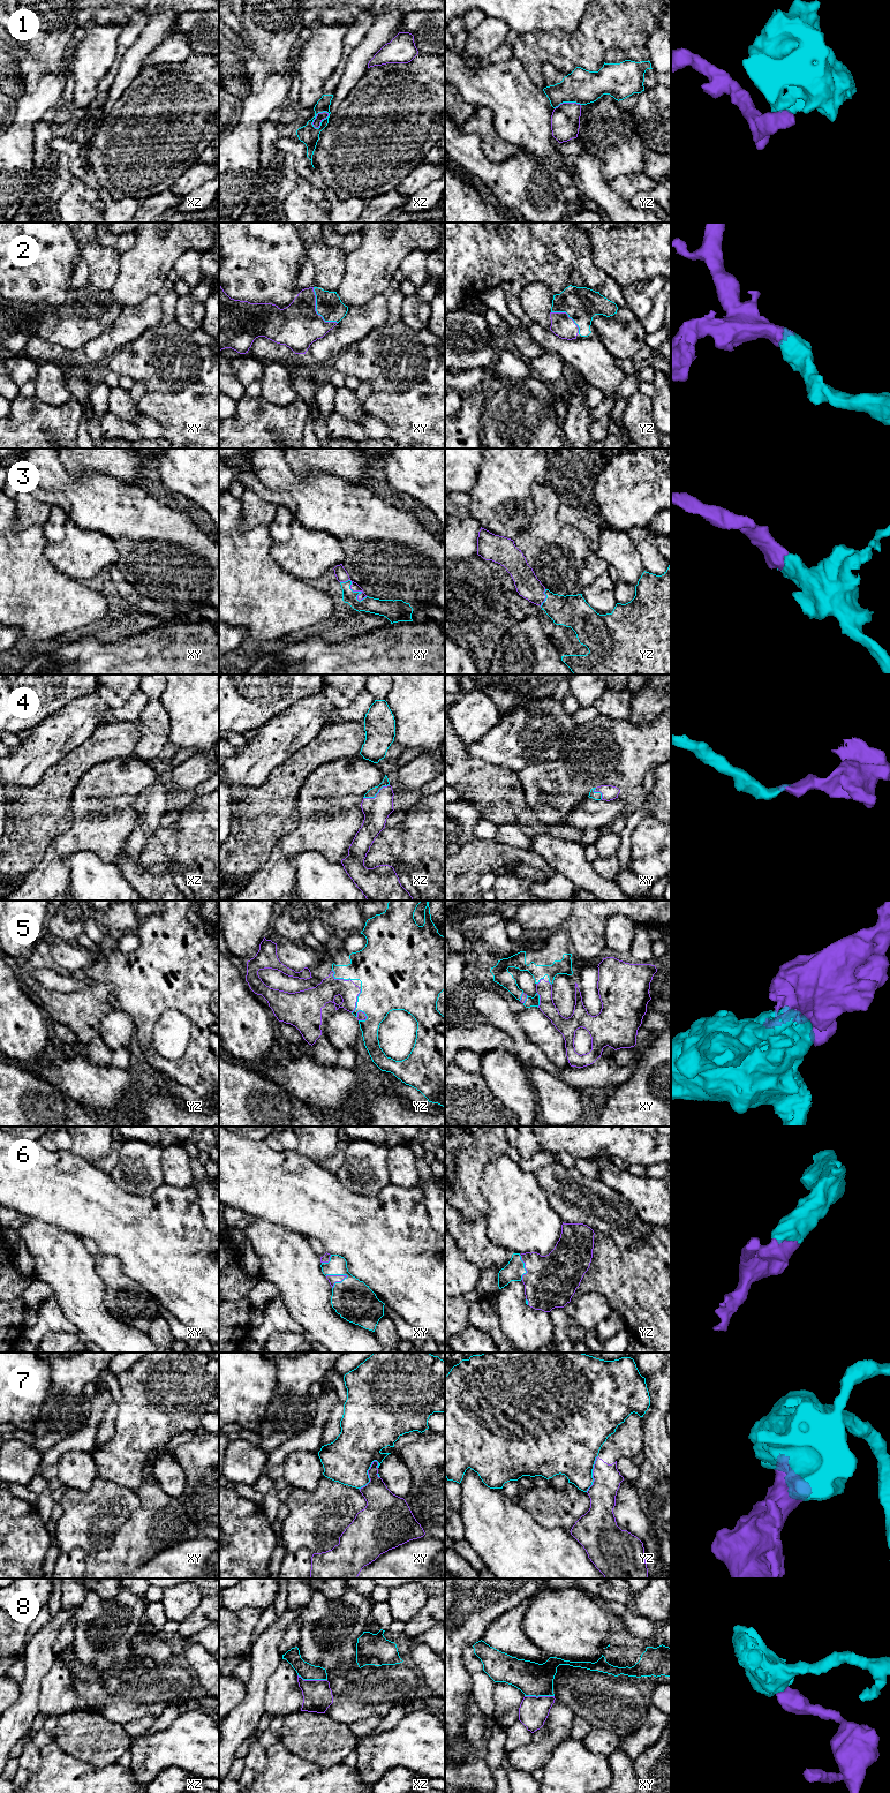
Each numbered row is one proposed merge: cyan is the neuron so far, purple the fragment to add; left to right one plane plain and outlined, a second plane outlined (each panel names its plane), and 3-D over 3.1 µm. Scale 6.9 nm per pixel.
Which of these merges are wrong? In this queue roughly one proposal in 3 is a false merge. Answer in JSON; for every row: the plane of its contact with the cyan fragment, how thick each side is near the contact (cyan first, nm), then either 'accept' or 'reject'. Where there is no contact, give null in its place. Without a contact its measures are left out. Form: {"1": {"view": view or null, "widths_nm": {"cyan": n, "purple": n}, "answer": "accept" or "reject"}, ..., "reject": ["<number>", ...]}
{"1": {"view": "xz", "widths_nm": {"cyan": 140, "purple": 50}, "answer": "reject"}, "2": {"view": "xy", "widths_nm": {"cyan": 180, "purple": 300}, "answer": "accept"}, "3": {"view": "xy", "widths_nm": {"cyan": 120, "purple": 90}, "answer": "accept"}, "4": {"view": "xz", "widths_nm": {"cyan": 60, "purple": 180}, "answer": "accept"}, "5": {"view": "yz", "widths_nm": {"cyan": 280, "purple": 170}, "answer": "accept"}, "6": {"view": "xy", "widths_nm": {"cyan": 280, "purple": 60}, "answer": "accept"}, "7": {"view": "xy", "widths_nm": {"cyan": 320, "purple": 240}, "answer": "reject"}, "8": {"view": "xz", "widths_nm": {"cyan": 120, "purple": 200}, "answer": "reject"}, "reject": ["1", "7", "8"]}

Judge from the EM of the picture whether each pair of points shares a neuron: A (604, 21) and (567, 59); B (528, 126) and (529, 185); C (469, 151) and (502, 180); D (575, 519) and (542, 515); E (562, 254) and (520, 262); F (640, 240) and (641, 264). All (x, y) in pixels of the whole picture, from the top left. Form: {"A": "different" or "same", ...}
{"A": "same", "B": "different", "C": "same", "D": "different", "E": "same", "F": "same"}

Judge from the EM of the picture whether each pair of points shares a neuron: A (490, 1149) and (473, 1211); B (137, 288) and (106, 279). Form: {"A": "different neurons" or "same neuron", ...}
{"A": "same neuron", "B": "different neurons"}

